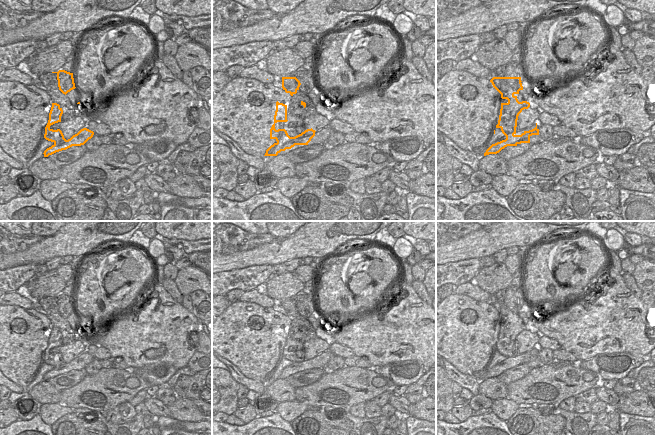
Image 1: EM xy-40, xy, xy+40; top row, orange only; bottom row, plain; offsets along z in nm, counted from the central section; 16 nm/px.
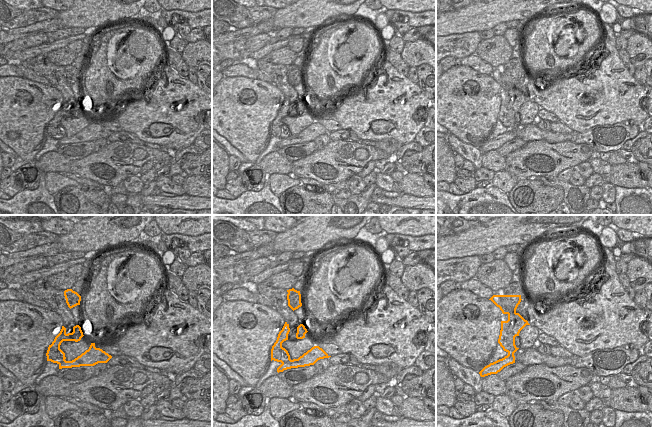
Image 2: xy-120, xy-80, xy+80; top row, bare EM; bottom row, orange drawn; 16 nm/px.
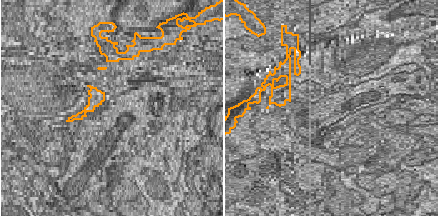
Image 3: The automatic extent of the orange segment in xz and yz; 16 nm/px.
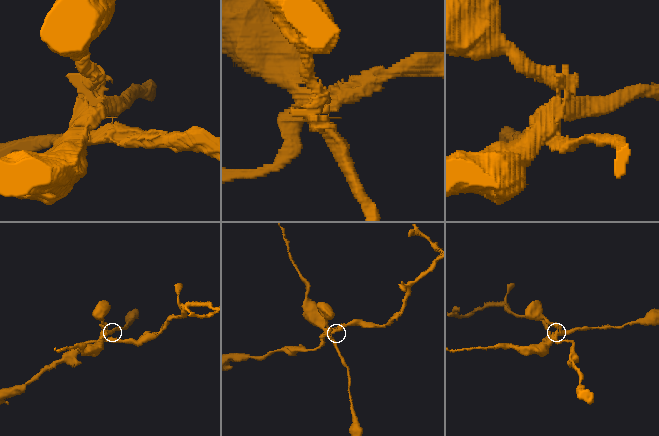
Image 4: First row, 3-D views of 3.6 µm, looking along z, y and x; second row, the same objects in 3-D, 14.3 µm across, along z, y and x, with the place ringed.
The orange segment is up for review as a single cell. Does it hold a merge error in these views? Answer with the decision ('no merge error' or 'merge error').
merge error

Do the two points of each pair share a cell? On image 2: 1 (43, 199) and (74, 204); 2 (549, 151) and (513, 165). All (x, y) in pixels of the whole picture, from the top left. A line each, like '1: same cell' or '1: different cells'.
1: different cells
2: same cell

